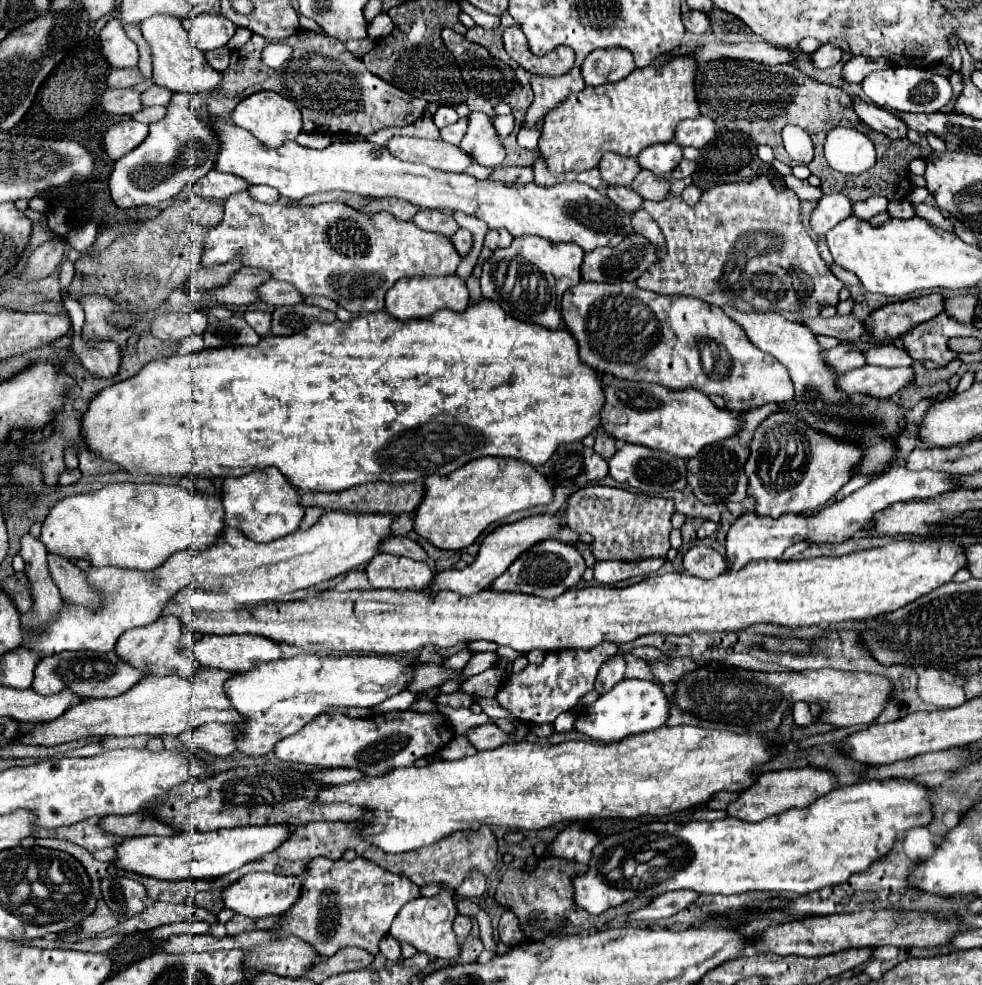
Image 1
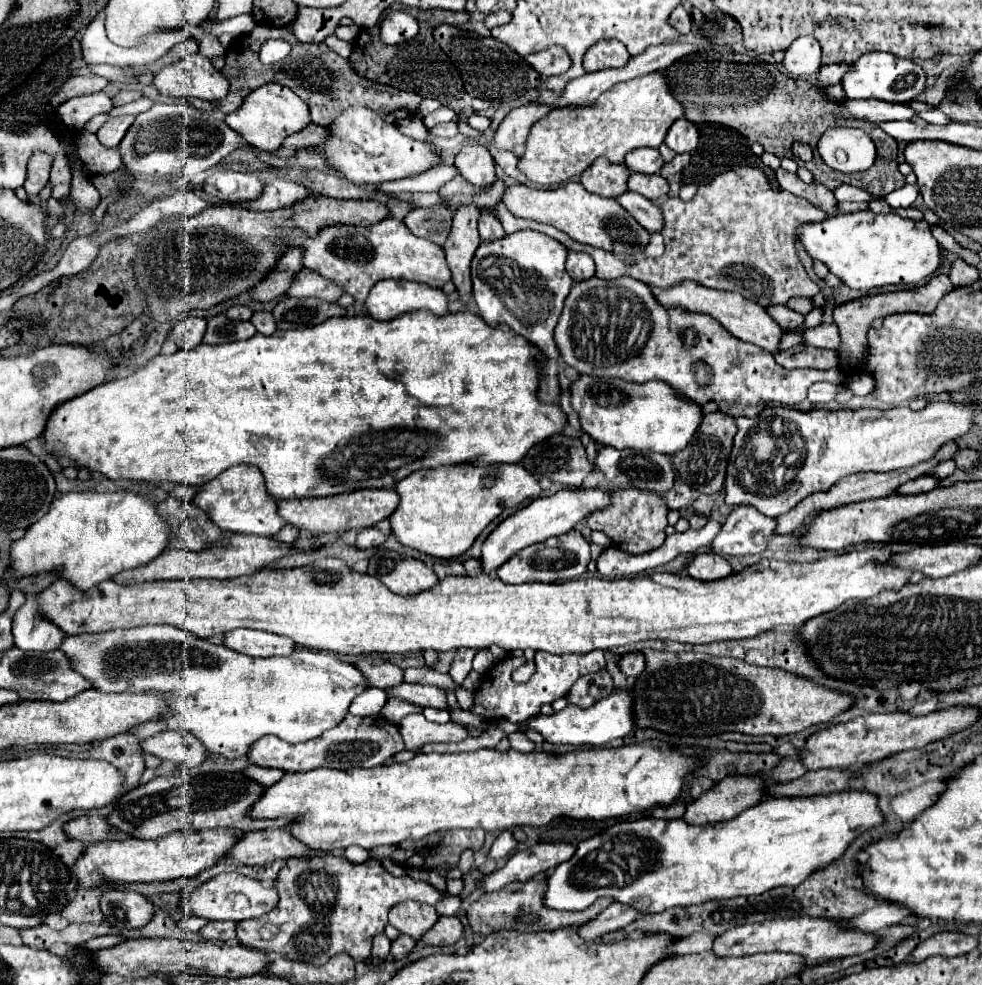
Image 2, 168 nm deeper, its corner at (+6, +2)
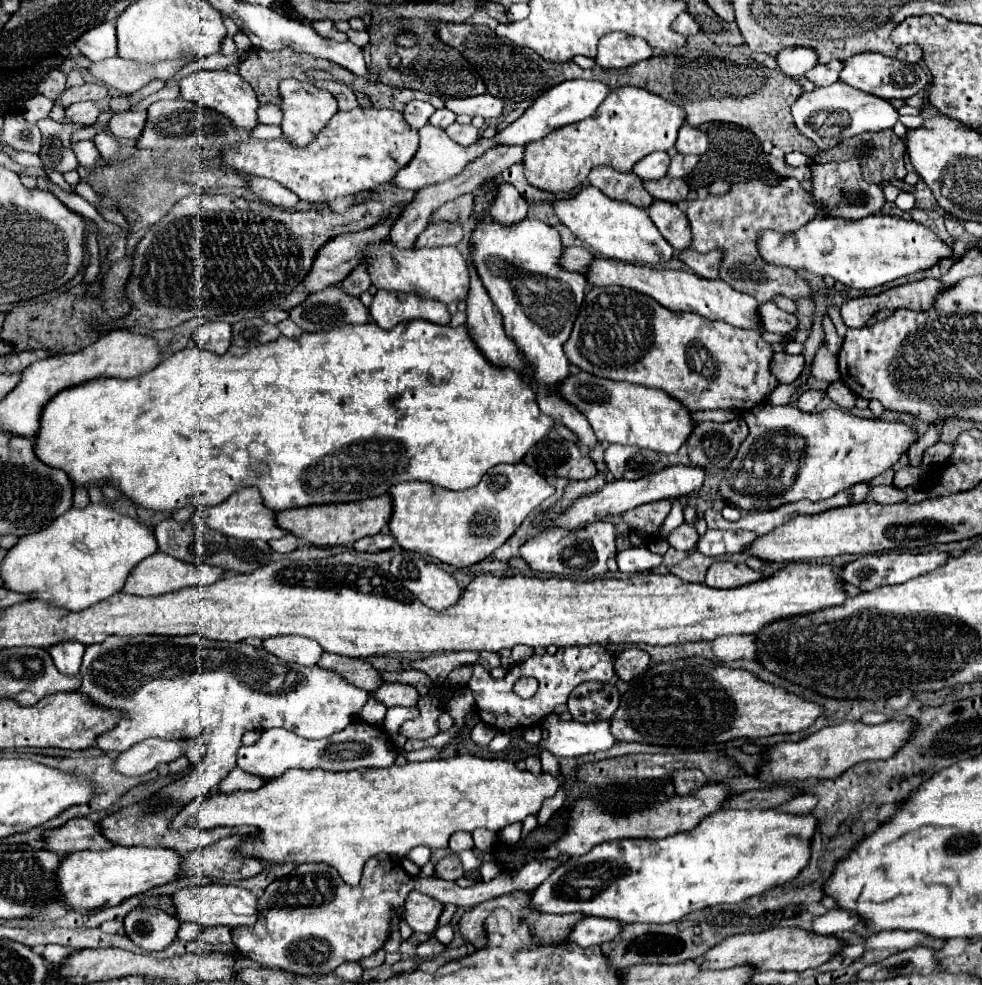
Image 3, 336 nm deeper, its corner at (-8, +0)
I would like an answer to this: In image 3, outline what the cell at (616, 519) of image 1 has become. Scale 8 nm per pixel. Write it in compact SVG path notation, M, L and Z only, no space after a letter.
M660 500L660 502L648 502L642 506L636 506L628 512L622 514L622 520L630 526L630 530L640 532L650 544L654 538L658 538L660 528L670 514L670 500Z

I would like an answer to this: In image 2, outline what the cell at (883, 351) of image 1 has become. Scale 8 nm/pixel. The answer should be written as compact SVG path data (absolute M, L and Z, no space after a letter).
M820 324L810 328L802 334L802 344L808 346L824 346L824 348L838 348L838 328L834 324Z

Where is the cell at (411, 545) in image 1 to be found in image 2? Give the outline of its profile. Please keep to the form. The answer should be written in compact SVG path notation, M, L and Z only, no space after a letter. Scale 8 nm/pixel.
M364 528L364 530L358 532L354 546L356 548L374 548L374 546L382 546L384 540L386 540L386 536L380 530L376 530L376 528Z

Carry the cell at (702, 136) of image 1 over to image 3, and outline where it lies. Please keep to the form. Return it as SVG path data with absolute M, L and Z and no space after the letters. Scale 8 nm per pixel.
M684 124L678 132L676 150L680 154L698 154L700 156L708 150L708 136L704 132L700 132L698 128L692 128L692 126Z

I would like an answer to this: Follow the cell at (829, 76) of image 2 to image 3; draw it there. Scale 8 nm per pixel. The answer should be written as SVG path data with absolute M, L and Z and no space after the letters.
M832 60L828 64L818 64L812 72L808 72L808 80L812 80L818 86L830 86L840 80L840 72L844 68L842 60Z

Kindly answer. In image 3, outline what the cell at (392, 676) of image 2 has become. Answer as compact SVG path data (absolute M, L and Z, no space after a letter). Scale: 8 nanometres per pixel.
M324 652L320 662L318 662L322 668L334 668L336 672L340 672L346 680L350 680L352 684L360 686L360 688L366 688L368 692L376 692L382 684L384 684L384 678L382 678L382 672L376 670L370 662L366 660L358 660L358 658L344 658L344 656L338 656L338 654L328 654Z

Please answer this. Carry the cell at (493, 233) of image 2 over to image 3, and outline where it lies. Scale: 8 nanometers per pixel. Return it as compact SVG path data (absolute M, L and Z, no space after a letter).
M502 182L498 188L498 196L496 196L496 204L492 206L492 220L502 224L502 226L512 226L518 224L526 218L528 212L528 204L522 198L522 194L512 186Z

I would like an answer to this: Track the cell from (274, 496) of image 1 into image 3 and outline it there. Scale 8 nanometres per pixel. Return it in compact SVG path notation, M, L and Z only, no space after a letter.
M240 488L236 490L232 496L228 496L224 502L216 504L216 506L208 506L208 508L200 508L194 512L192 522L196 526L208 526L212 530L218 530L226 536L234 536L240 540L264 540L270 542L274 538L282 538L286 536L284 528L276 526L276 514L264 504L260 490L256 488Z

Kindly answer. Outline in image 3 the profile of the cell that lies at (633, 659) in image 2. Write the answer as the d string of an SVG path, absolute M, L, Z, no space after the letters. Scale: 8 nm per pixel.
M628 648L616 656L616 674L620 680L630 682L638 674L642 674L648 668L648 664L650 664L648 652L638 648Z

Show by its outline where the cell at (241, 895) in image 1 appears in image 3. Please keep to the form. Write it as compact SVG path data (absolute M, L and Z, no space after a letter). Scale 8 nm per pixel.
M208 884L208 886L194 886L194 888L184 888L176 892L174 904L178 910L180 922L198 922L200 926L252 926L258 920L258 900L256 896L242 888L242 886L232 886L232 884Z

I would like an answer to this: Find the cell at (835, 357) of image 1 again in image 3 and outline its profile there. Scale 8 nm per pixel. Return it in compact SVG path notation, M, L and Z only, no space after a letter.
M776 352L774 362L772 362L774 376L782 384L790 384L800 376L800 370L804 368L804 364L806 364L806 360L804 360L802 354L792 356L792 354L786 354L786 352Z

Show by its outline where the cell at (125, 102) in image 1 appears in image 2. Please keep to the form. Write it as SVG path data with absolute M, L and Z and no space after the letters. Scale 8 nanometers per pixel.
M96 92L64 102L58 108L58 116L68 128L80 130L92 116L108 112L110 108L112 108L112 98L106 96L104 92Z

